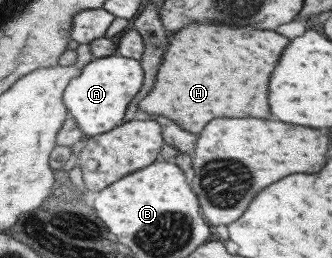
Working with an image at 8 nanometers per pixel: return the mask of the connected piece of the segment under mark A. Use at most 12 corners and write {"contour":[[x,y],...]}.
{"contour":[[94,58],[63,104],[91,137],[120,126],[143,84],[140,61]]}

